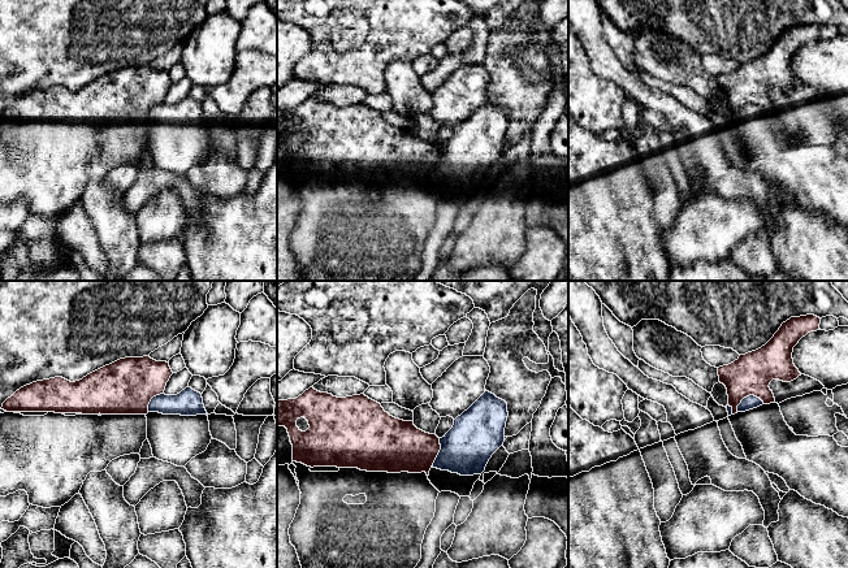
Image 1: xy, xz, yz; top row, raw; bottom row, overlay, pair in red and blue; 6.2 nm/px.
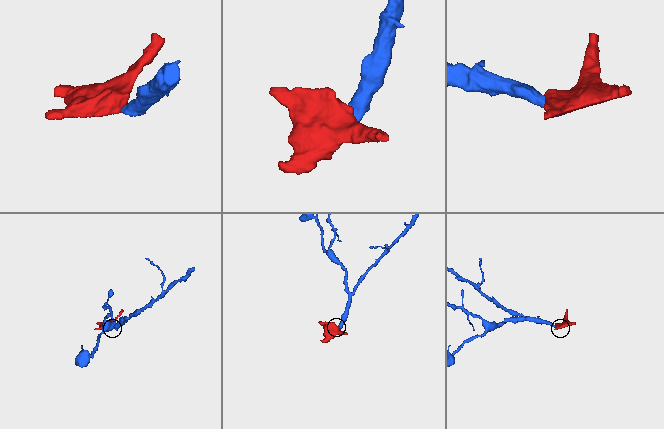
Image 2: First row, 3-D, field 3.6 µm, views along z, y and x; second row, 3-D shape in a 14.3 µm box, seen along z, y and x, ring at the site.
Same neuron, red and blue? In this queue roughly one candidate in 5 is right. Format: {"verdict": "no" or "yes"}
{"verdict": "no"}

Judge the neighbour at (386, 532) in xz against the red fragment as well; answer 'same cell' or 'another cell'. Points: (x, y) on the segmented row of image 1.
same cell

